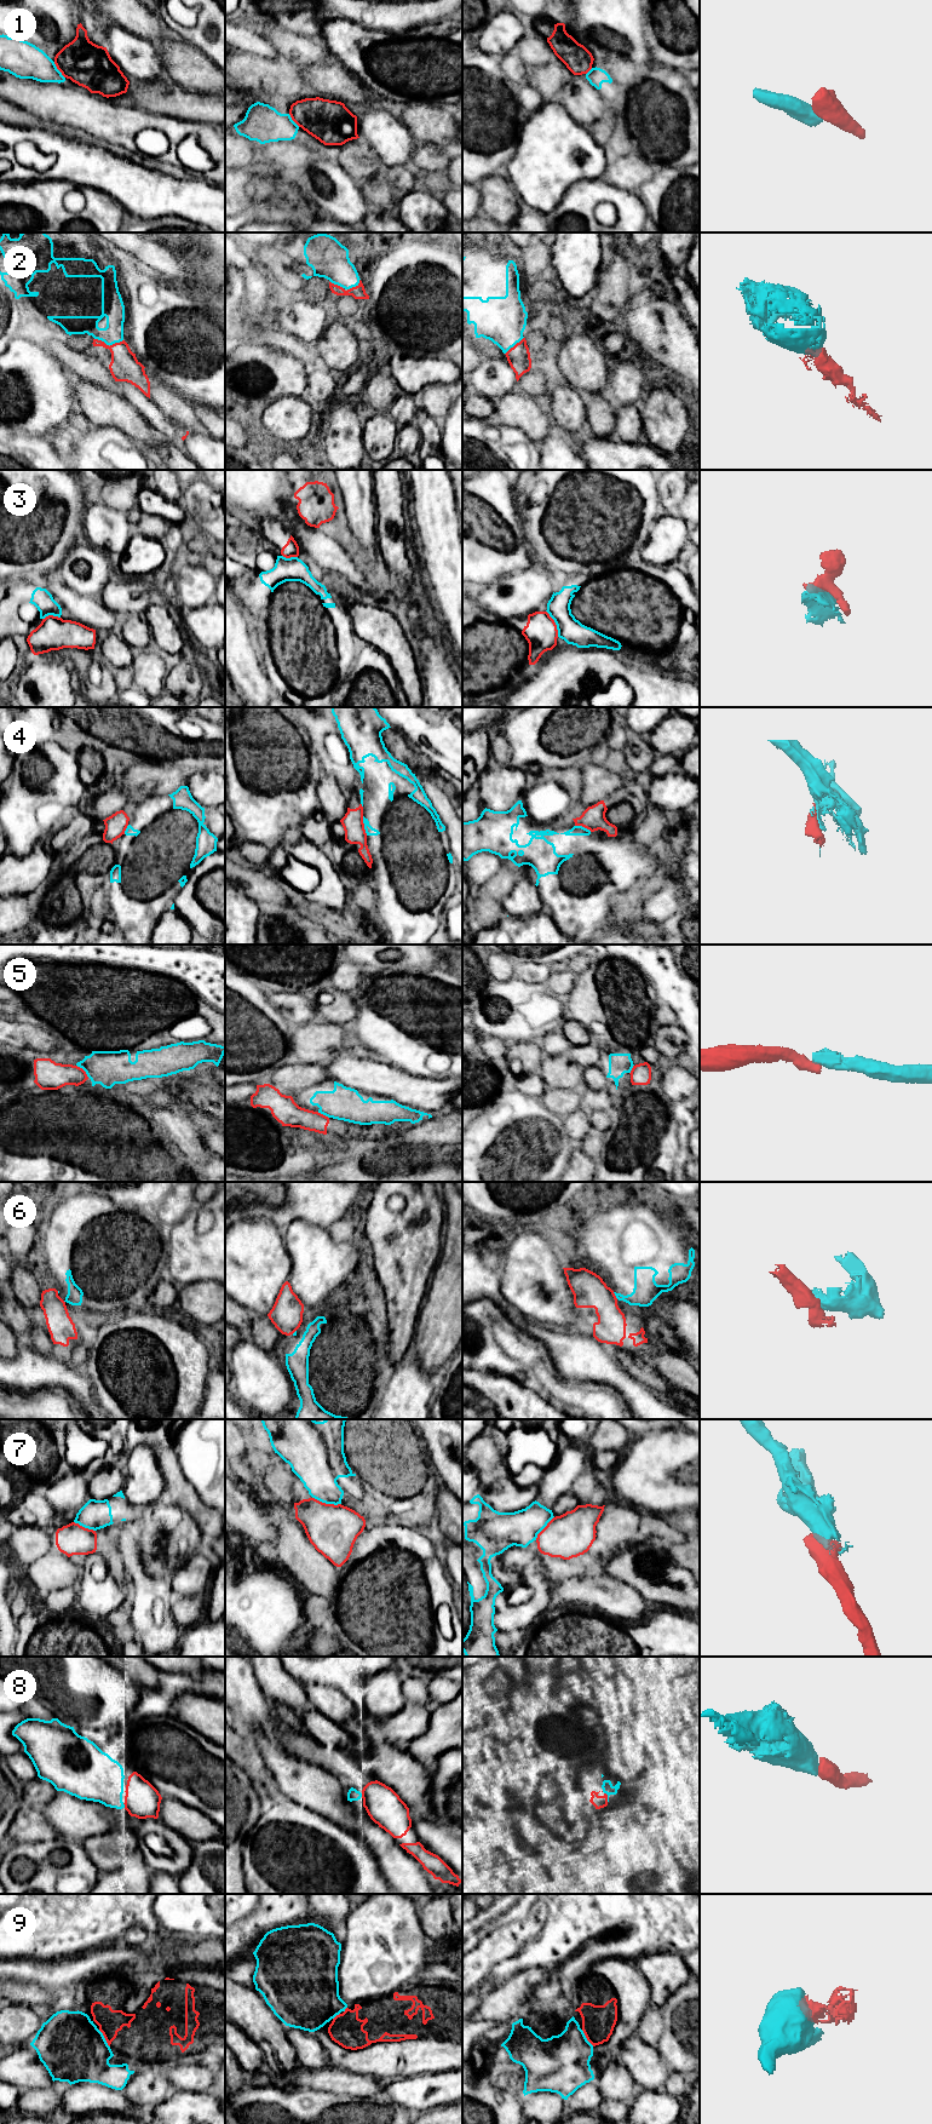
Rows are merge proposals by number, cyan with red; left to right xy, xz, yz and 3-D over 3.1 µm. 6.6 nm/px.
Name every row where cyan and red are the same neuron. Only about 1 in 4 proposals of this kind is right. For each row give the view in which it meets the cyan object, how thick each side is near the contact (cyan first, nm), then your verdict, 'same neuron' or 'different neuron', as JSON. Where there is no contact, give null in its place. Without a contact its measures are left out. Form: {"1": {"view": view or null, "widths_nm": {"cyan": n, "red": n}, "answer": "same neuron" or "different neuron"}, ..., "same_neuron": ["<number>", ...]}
{"1": {"view": "xy", "widths_nm": {"cyan": 240, "red": 300}, "answer": "different neuron"}, "2": {"view": "yz", "widths_nm": {"cyan": 320, "red": 150}, "answer": "same neuron"}, "3": {"view": "yz", "widths_nm": {"cyan": 160, "red": 220}, "answer": "different neuron"}, "4": {"view": "xz", "widths_nm": {"cyan": 60, "red": 140}, "answer": "different neuron"}, "5": {"view": "xy", "widths_nm": {"cyan": 220, "red": 190}, "answer": "different neuron"}, "6": {"view": "yz", "widths_nm": {"cyan": 170, "red": 220}, "answer": "different neuron"}, "7": {"view": "xz", "widths_nm": {"cyan": 300, "red": 320}, "answer": "different neuron"}, "8": {"view": "yz", "widths_nm": {"cyan": 70, "red": 80}, "answer": "same neuron"}, "9": {"view": "xy", "widths_nm": {"cyan": 440, "red": 160}, "answer": "different neuron"}, "same_neuron": ["2", "8"]}

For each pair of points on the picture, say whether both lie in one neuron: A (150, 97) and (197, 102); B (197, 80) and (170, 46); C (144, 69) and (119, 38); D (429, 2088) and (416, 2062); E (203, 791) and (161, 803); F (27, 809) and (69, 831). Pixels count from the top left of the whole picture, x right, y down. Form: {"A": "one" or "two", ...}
{"A": "one", "B": "one", "C": "one", "D": "two", "E": "two", "F": "two"}

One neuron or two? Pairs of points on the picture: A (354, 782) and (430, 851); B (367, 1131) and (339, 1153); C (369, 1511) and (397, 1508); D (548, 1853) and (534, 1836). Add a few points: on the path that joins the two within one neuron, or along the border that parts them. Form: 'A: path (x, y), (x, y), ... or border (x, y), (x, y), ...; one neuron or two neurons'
A: border (350, 761), (360, 775), (361, 787); two neurons
B: border (338, 1142), (350, 1146); two neurons
C: border (369, 1500), (375, 1504); two neurons
D: path (547, 1849), (538, 1840); one neuron

